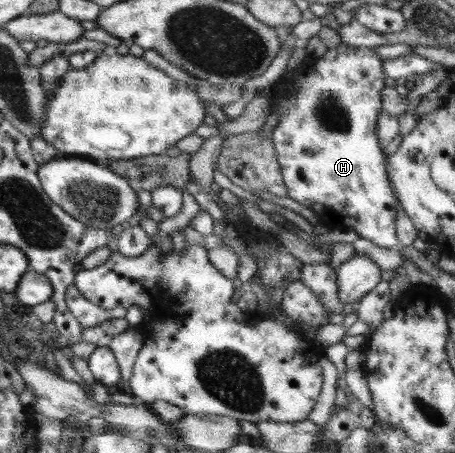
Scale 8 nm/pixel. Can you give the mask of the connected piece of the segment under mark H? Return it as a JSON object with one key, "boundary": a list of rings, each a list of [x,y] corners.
{"boundary":[[[340,42],[338,47],[328,50],[321,58],[316,58],[304,76],[294,72],[294,76],[290,78],[296,86],[293,89],[296,94],[288,96],[288,102],[280,112],[278,125],[273,128],[271,136],[288,198],[318,214],[330,214],[338,227],[354,230],[361,238],[370,240],[376,246],[397,247],[398,199],[386,170],[387,154],[380,148],[376,135],[376,120],[382,111],[381,90],[386,87],[383,82],[387,78],[384,64],[376,55],[376,50]]]}

